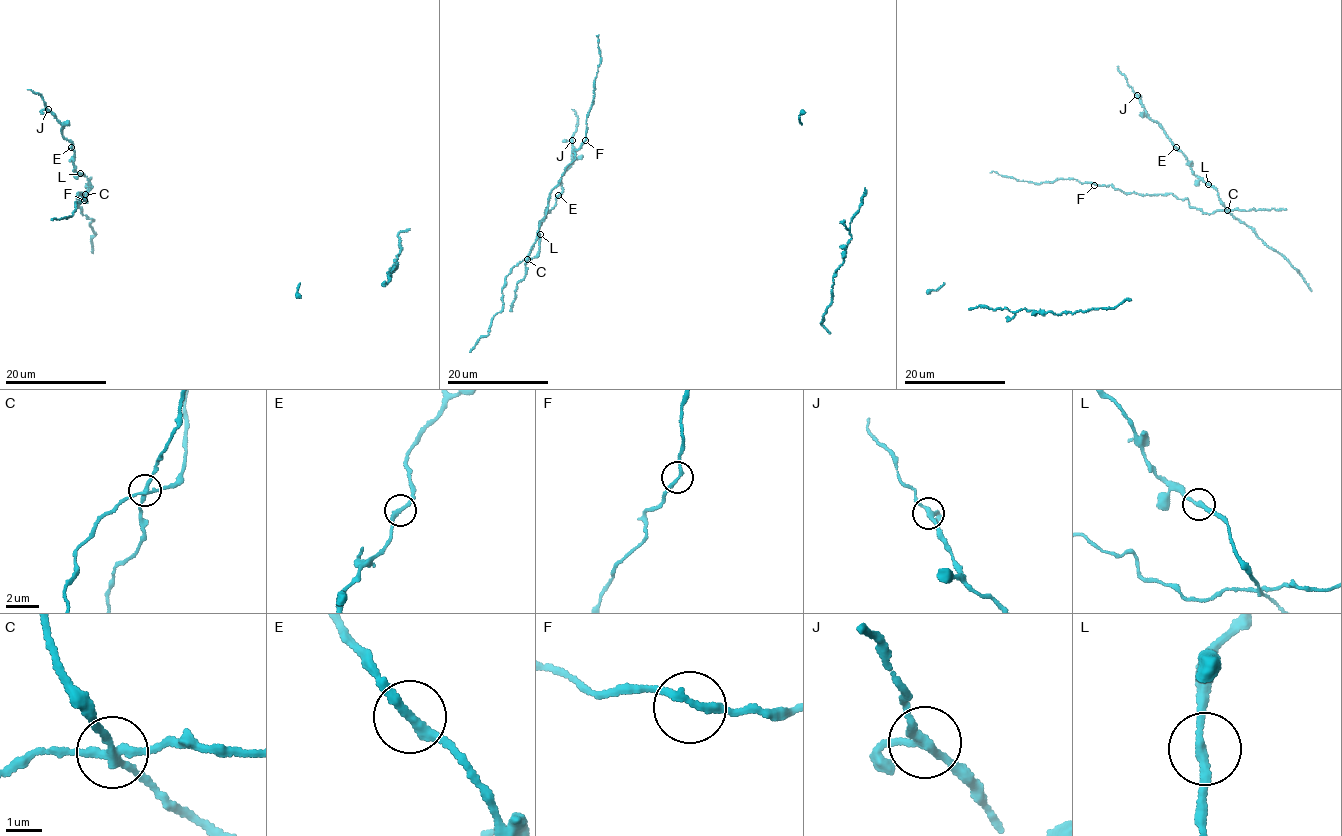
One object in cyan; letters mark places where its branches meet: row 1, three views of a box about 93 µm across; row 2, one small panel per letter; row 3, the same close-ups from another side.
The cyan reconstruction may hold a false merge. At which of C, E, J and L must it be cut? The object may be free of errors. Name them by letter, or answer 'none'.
C

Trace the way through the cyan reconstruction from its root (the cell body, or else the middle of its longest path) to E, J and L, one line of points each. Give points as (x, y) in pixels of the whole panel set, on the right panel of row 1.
E: (1094, 184), (1142, 195), (1172, 194), (1208, 214), (1225, 210), (1217, 190), (1194, 174), (1190, 161), (1176, 147)
J: (1094, 184), (1142, 195), (1172, 194), (1208, 214), (1225, 209), (1217, 190), (1194, 174), (1137, 95)
L: (1094, 184), (1112, 185), (1125, 193), (1142, 195), (1172, 194), (1208, 214), (1225, 210), (1217, 190), (1208, 184)

